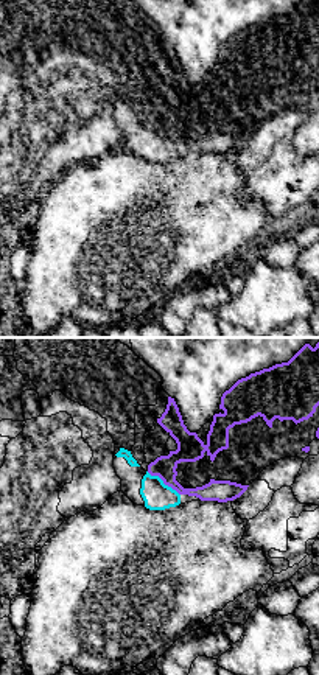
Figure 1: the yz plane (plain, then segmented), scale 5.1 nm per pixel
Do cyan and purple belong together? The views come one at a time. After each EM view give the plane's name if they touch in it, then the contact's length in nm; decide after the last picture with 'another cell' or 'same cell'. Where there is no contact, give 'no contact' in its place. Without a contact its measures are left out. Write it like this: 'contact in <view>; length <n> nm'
contact in yz; length 220 nm

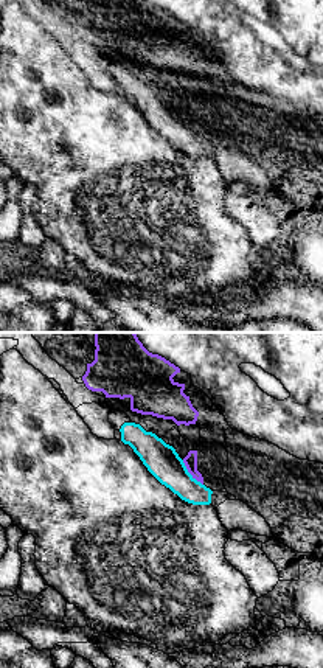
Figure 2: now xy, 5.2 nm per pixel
contact in xy; length 170 nm

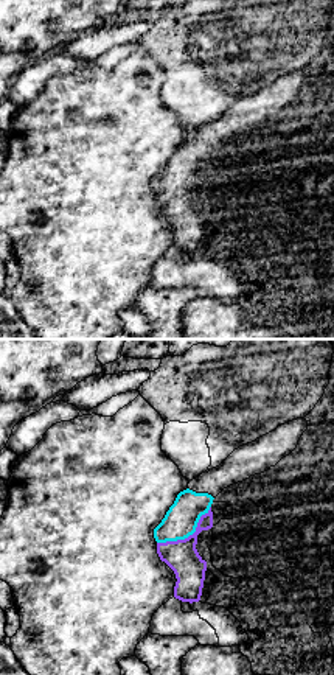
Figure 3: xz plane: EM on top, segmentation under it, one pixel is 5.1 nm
contact in xz; length 340 nm

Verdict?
same cell

